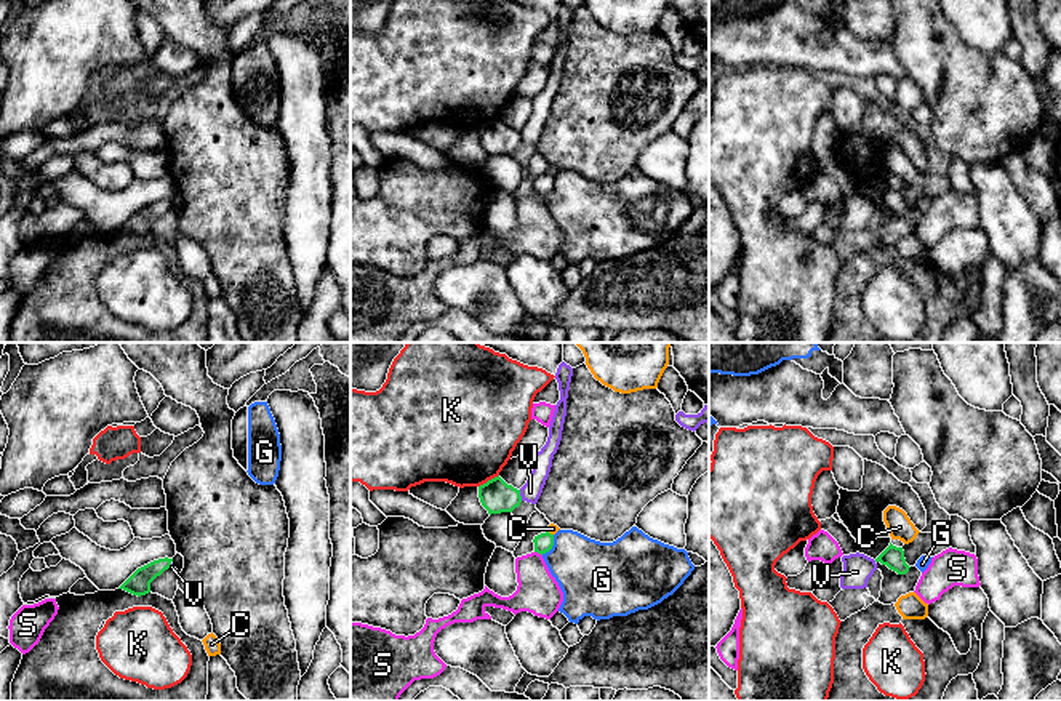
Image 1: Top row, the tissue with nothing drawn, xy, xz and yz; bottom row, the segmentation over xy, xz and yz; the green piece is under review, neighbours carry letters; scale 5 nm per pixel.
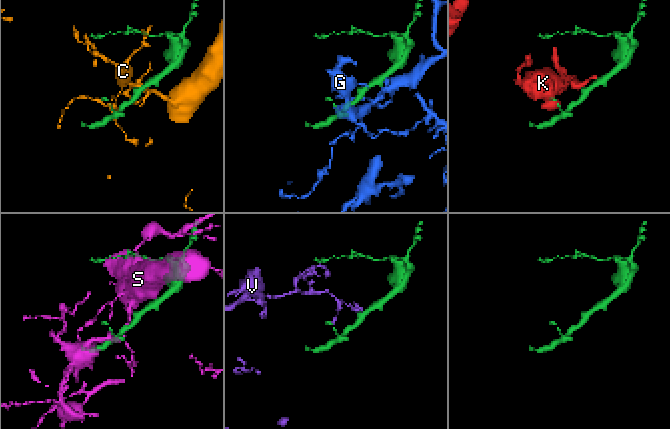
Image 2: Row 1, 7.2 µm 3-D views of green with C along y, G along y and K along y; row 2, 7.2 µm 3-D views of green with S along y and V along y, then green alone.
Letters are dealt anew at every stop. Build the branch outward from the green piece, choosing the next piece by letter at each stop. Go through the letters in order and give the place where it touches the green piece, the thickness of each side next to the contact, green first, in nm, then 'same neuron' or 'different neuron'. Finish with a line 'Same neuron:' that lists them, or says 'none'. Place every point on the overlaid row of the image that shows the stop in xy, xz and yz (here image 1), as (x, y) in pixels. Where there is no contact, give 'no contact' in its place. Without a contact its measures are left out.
C: meets green in xz at (549, 533); 100 nm thick on the green side, 50 nm on the other; different neuron
G: meets green in xz at (552, 544); 100 nm thick on the green side, 340 nm on the other; different neuron
K: meets green in xz at (488, 480); 170 nm thick on the green side, 480 nm on the other; different neuron
S: meets green in xz at (538, 552); 100 nm thick on the green side, 220 nm on the other; different neuron
V: meets green in xz at (519, 495); 170 nm thick on the green side, 100 nm on the other; different neuron
Same neuron: none

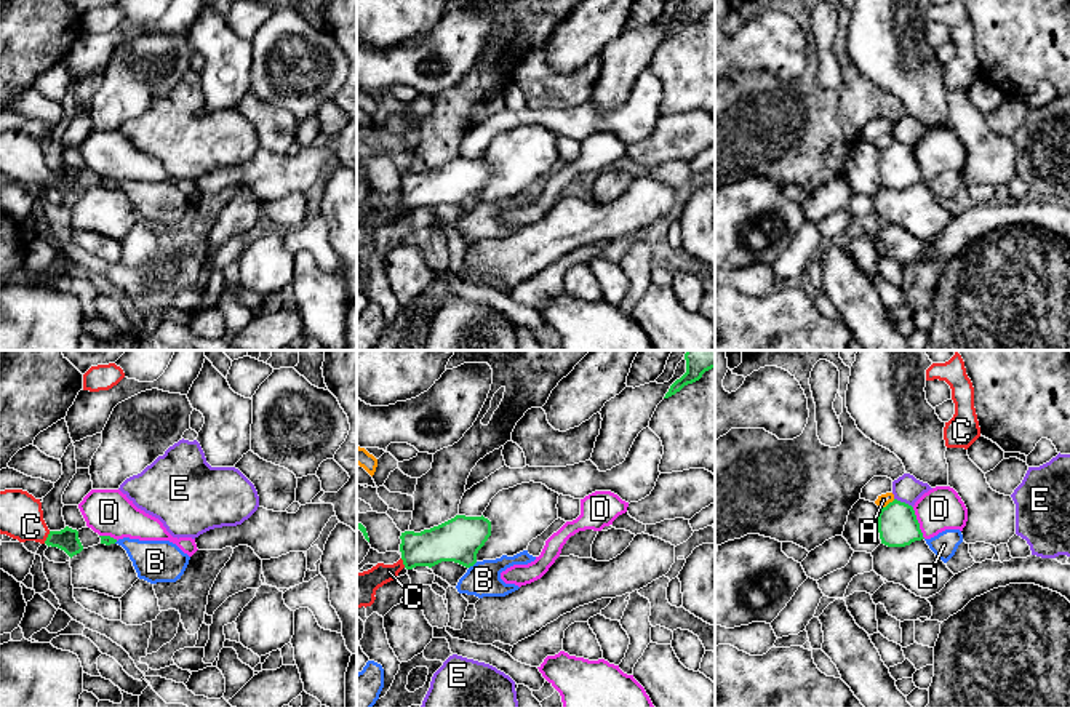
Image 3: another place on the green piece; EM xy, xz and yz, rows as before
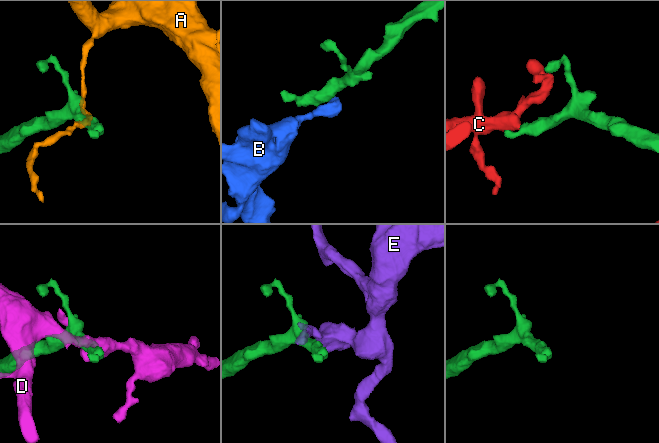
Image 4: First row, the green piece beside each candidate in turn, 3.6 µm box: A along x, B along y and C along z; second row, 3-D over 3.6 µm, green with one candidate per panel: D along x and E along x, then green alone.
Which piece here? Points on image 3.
A: meets green in yz at (888, 504); 200 nm thick on the green side, 60 nm on the other; different neuron
B: meets green in xz at (472, 565); 220 nm thick on the green side, 180 nm on the other; different neuron
C: meets green in xy at (47, 538); 120 nm thick on the green side, 220 nm on the other; same neuron
D: meets green in yz at (918, 523); 200 nm thick on the green side, 220 nm on the other; different neuron
E: meets green in yz at (904, 503); 200 nm thick on the green side, 140 nm on the other; different neuron
Same neuron: C

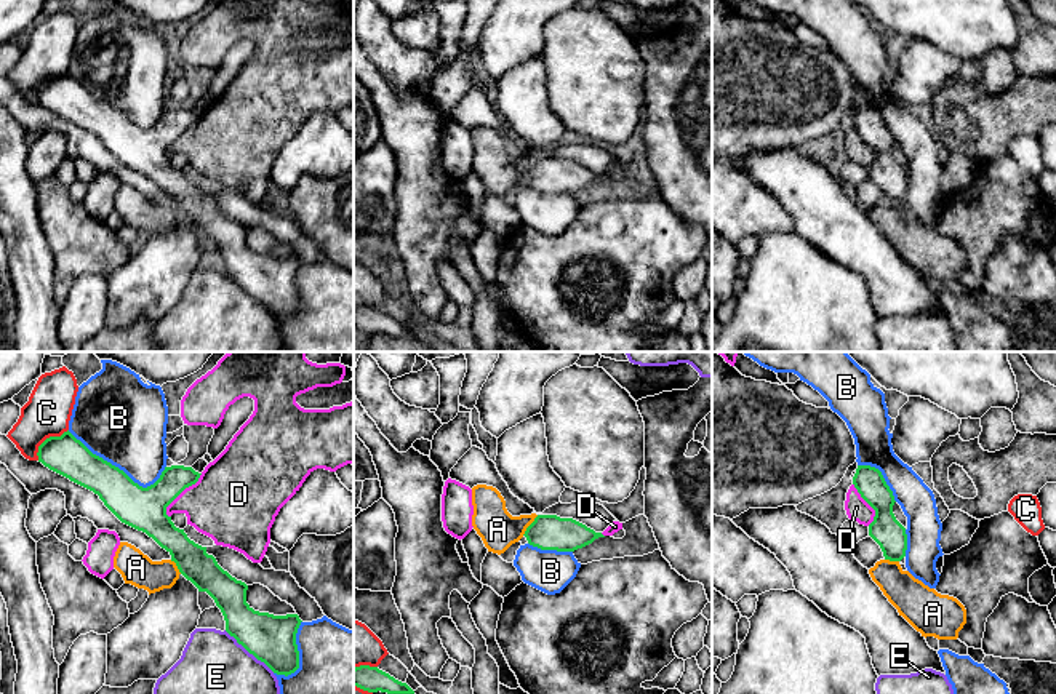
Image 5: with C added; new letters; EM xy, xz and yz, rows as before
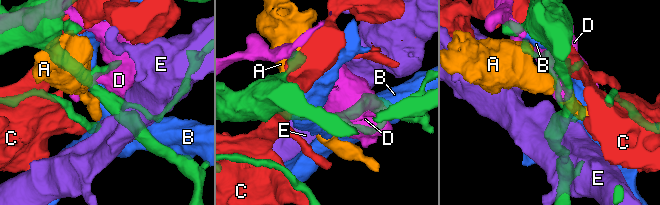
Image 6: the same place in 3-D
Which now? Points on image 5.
A: meets green in xz at (530, 525); 180 nm thick on the green side, 190 nm on the other; different neuron
B: meets green in xy at (117, 467); 220 nm thick on the green side, 440 nm on the other; different neuron
C: meets green in xy at (47, 438); 200 nm thick on the green side, 240 nm on the other; different neuron
D: meets green in xy at (180, 493); 220 nm thick on the green side, 380 nm on the other; different neuron
E: meets green in xy at (250, 653); 240 nm thick on the green side, 320 nm on the other; different neuron
Same neuron: none

